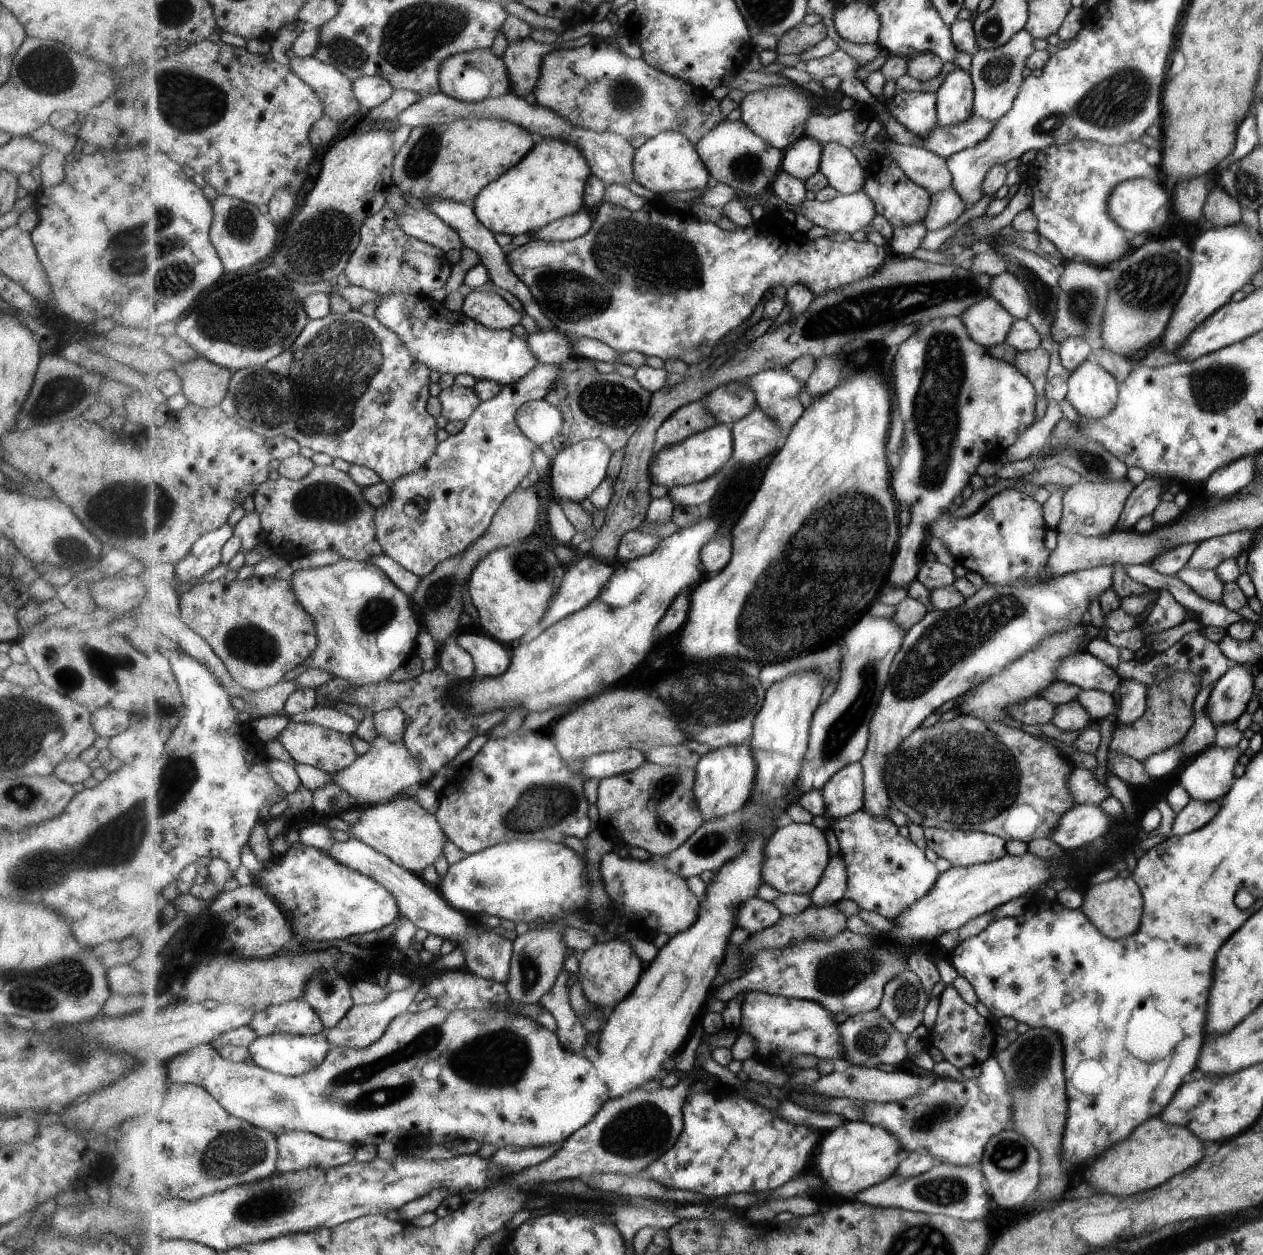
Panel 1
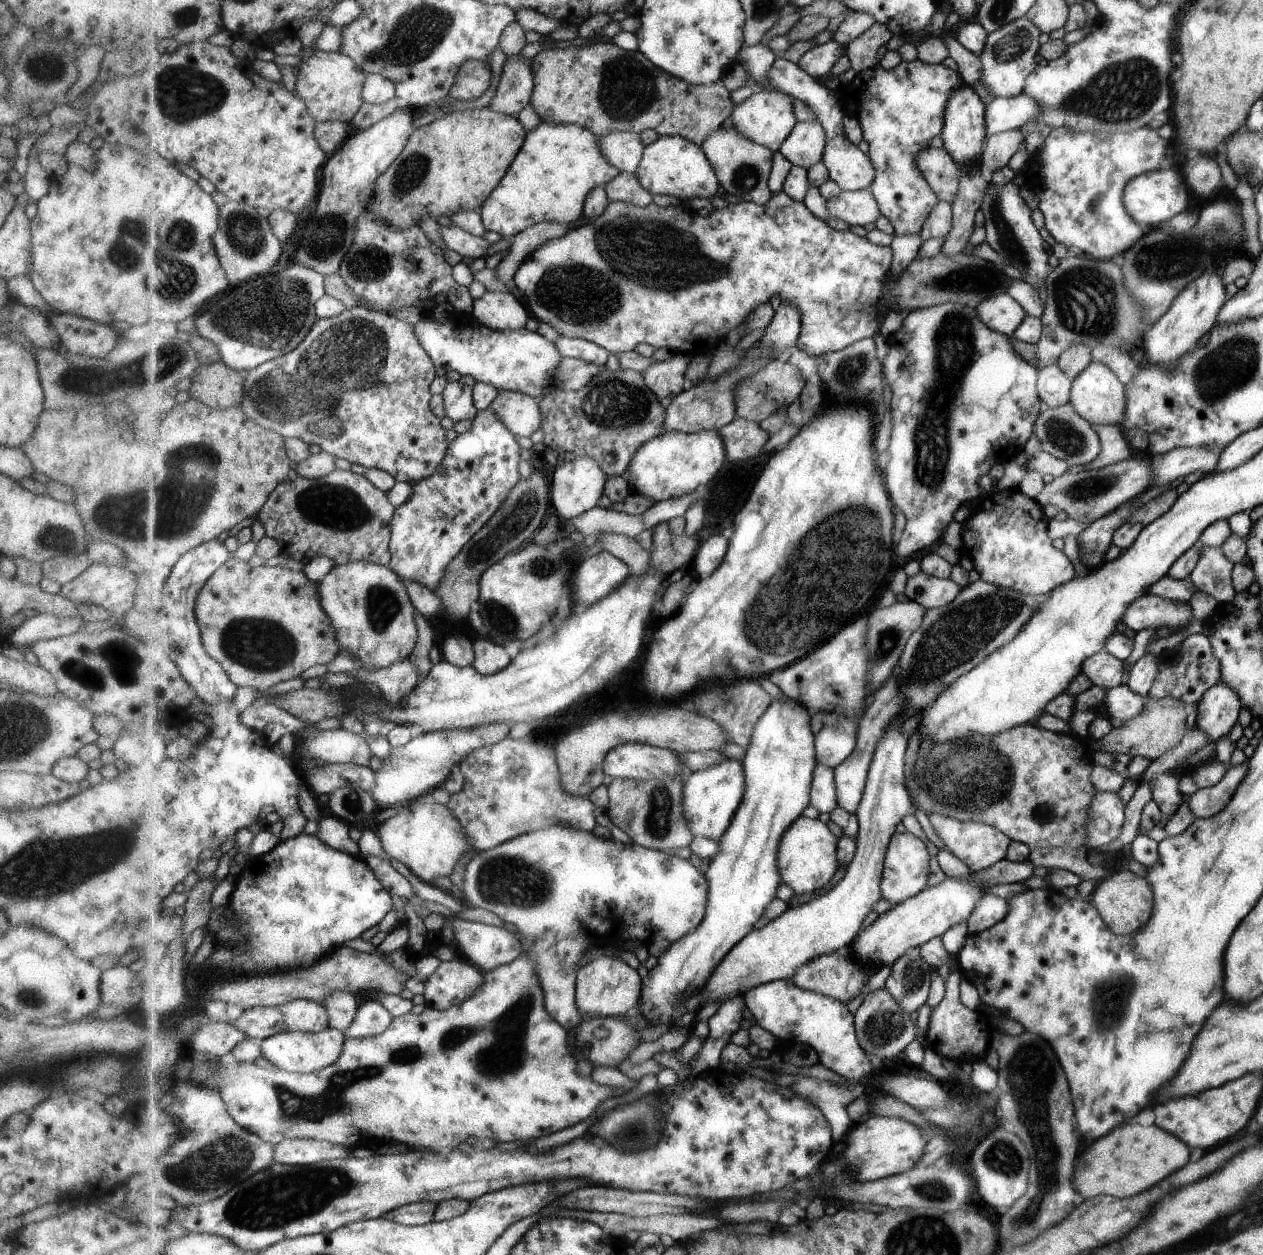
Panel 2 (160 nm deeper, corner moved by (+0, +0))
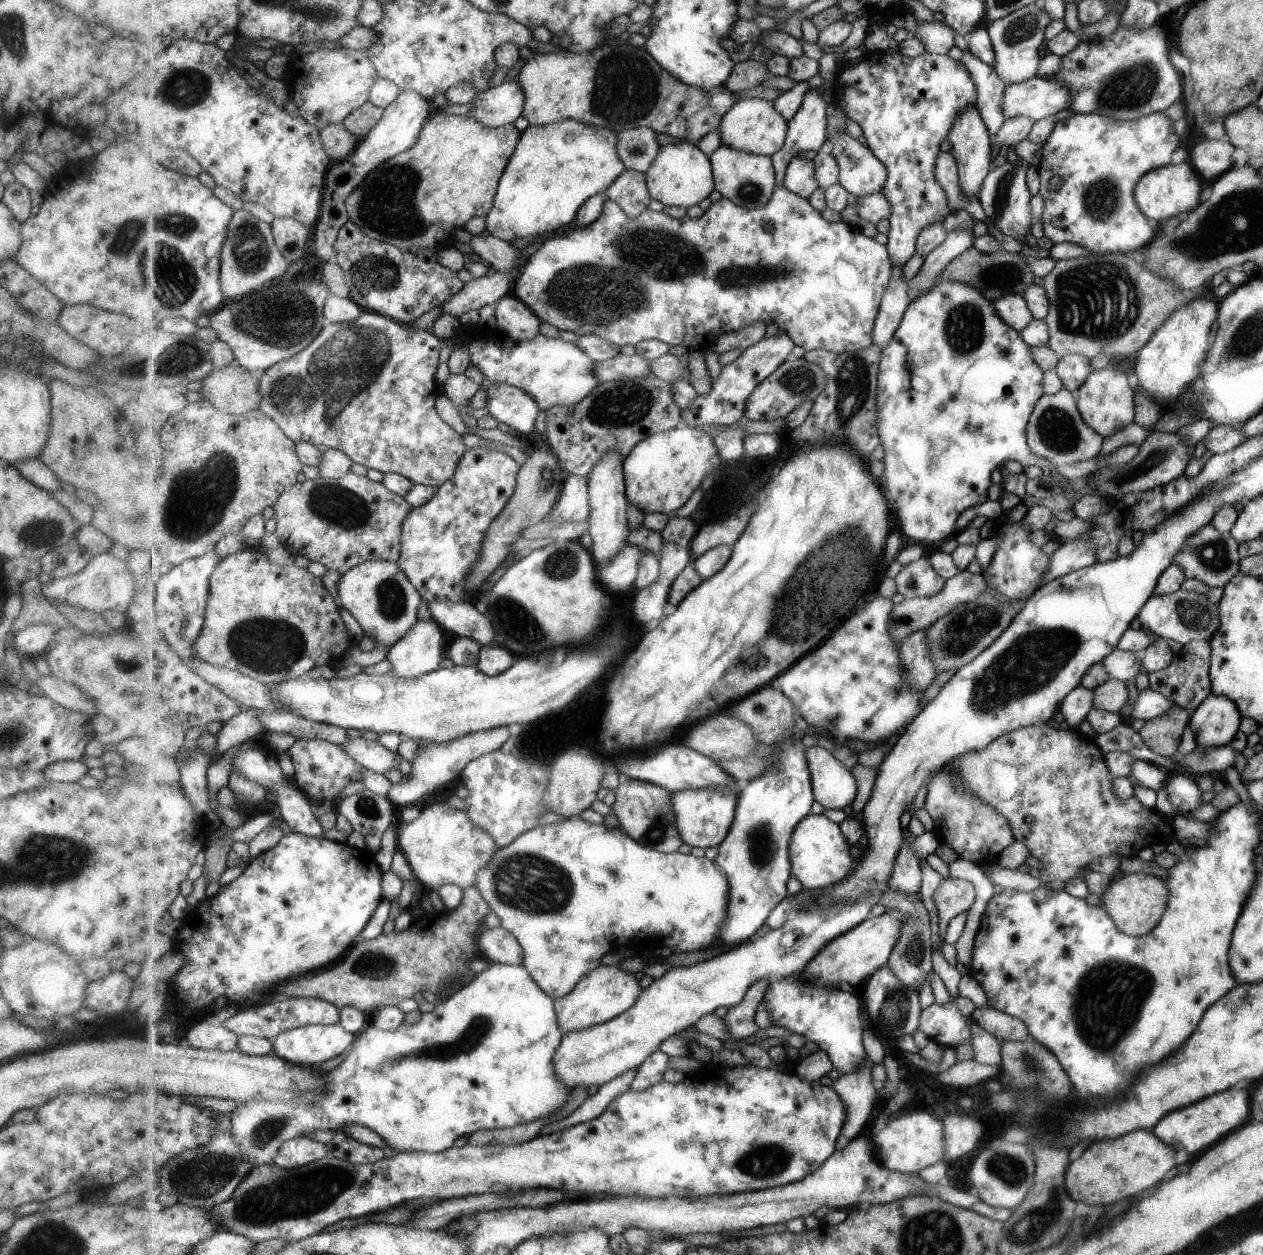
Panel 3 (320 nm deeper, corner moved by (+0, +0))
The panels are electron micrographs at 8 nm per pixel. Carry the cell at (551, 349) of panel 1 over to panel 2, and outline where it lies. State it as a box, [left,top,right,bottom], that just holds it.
[554,335,612,365]

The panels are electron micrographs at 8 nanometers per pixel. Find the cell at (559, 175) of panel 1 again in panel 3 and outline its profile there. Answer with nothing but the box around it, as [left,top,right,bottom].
[486,119,626,242]

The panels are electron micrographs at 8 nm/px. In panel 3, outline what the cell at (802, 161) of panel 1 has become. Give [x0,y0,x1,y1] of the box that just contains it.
[771,87,829,187]

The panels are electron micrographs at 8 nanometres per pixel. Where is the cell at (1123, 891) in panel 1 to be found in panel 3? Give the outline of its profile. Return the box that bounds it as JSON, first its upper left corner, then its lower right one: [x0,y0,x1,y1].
[1099,873,1168,937]

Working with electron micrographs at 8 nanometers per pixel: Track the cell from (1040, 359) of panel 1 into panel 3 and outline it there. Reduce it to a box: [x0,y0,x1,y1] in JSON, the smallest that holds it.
[1042,253,1190,361]

